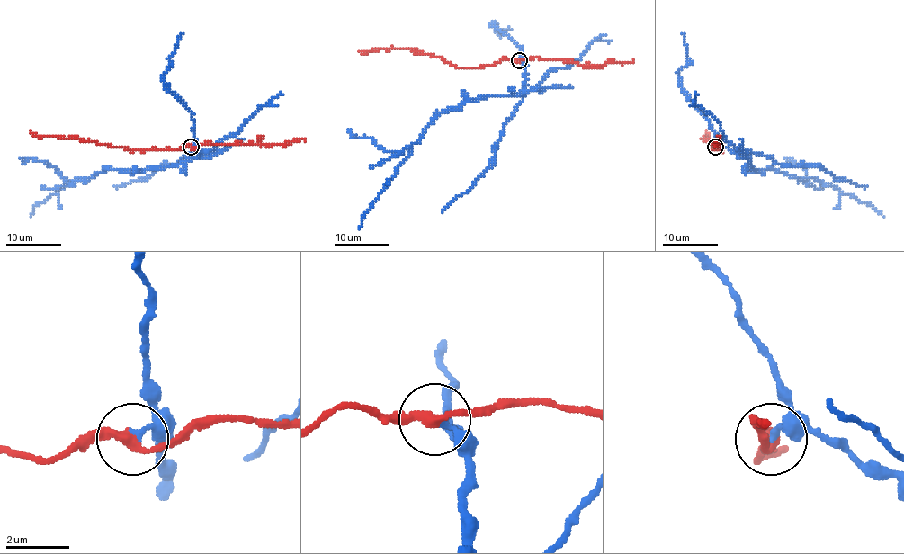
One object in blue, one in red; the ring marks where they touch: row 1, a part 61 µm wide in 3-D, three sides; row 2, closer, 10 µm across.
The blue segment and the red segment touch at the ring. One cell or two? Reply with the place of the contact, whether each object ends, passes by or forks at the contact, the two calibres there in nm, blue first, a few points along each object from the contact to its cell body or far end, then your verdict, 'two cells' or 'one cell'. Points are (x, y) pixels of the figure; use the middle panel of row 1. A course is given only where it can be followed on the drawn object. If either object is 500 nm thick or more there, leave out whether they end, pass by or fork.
place (519, 60); blue ends; red passes by; calibres 200 and 280 nm; course blue (519, 60), (524, 68), (524, 86), (520, 91), (466, 99), (434, 117), (365, 216), (360, 229); course red (519, 60), (501, 59), (491, 66), (473, 68), (455, 67), (440, 58), (409, 49), (389, 48), (358, 52); two cells

